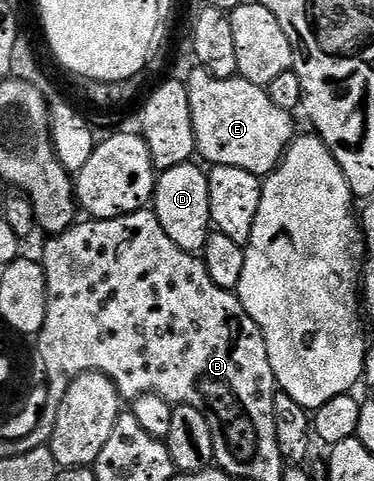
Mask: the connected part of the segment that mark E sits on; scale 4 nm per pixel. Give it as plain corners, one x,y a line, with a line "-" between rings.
196,69
196,72
186,79
186,86
192,129
199,158
204,158
208,165
246,169
257,177
271,175
294,137
294,132
292,132
293,116
289,112
278,109
278,105
274,105
268,99
265,88
239,77
213,79
207,71

